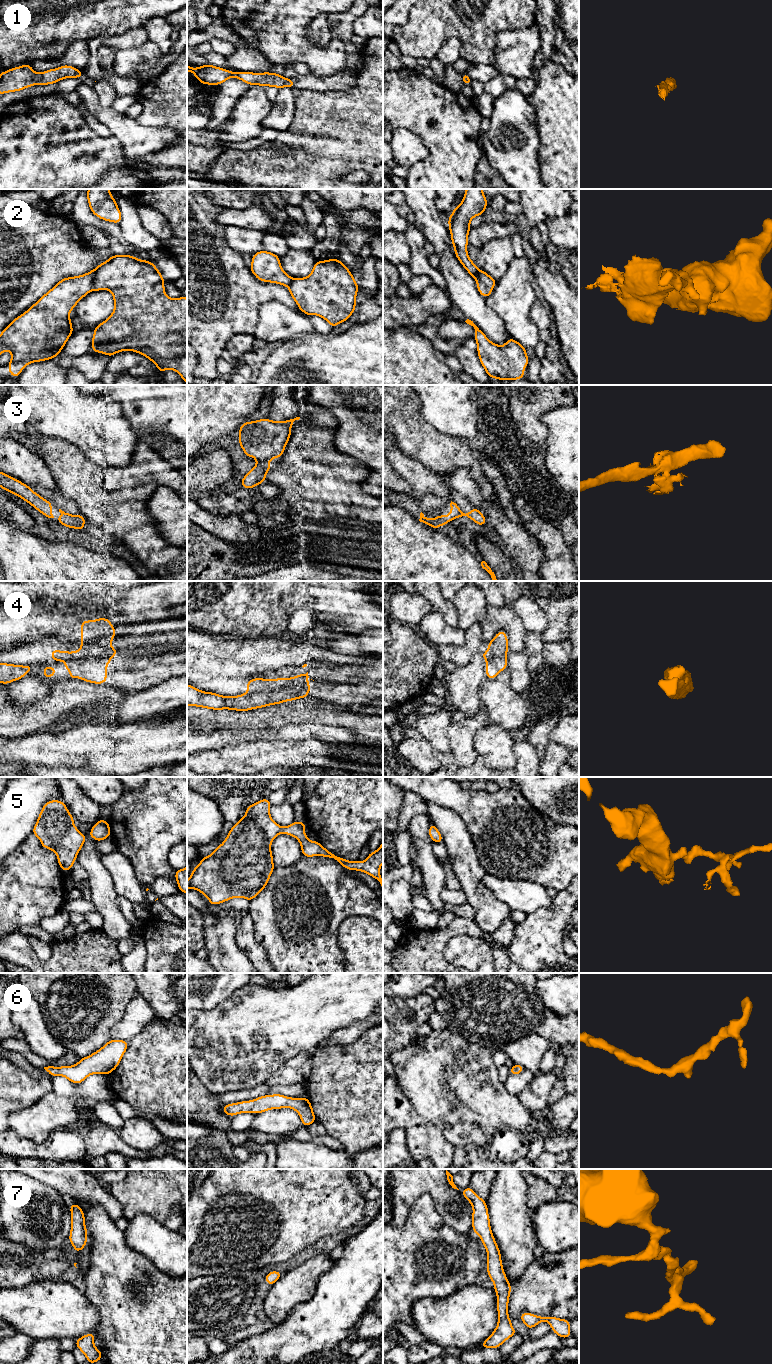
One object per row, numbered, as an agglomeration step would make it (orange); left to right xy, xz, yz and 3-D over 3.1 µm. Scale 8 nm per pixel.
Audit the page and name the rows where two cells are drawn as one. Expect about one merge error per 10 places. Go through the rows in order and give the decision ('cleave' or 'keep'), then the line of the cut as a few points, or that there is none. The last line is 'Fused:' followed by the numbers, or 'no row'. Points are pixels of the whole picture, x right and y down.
1: keep; no cut
2: cleave; cut in xy along (96, 268), (91, 289)
3: cleave; cut in xz along (268, 459), (258, 461)
4: keep; no cut
5: keep; no cut
6: keep; no cut
7: keep; no cut
Fused: 2, 3

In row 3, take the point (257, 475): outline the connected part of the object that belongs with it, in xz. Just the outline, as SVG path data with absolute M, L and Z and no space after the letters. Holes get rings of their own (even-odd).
M269 460L258 461L256 466L251 469L241 480L241 486L247 489L266 481L266 473L271 470Z

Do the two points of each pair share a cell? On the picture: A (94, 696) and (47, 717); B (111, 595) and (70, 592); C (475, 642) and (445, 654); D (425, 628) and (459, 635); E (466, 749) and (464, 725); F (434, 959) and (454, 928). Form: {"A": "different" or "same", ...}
{"A": "same", "B": "same", "C": "same", "D": "same", "E": "same", "F": "same"}

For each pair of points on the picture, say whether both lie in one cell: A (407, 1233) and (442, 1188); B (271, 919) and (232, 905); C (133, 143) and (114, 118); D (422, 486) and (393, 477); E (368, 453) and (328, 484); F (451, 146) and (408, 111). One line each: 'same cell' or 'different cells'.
A: different cells
B: different cells
C: same cell
D: different cells
E: different cells
F: same cell

